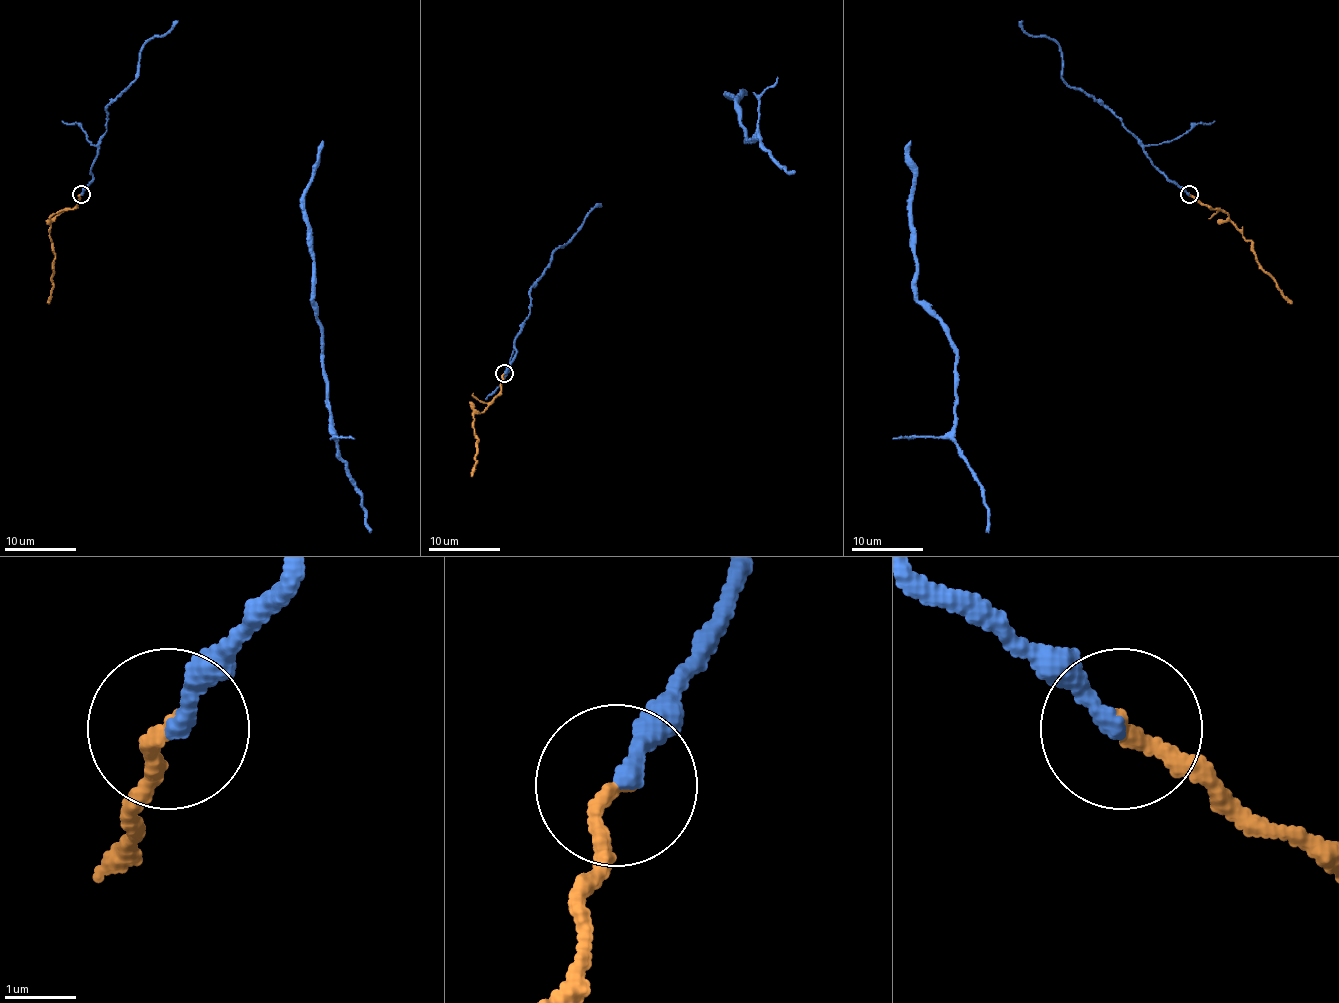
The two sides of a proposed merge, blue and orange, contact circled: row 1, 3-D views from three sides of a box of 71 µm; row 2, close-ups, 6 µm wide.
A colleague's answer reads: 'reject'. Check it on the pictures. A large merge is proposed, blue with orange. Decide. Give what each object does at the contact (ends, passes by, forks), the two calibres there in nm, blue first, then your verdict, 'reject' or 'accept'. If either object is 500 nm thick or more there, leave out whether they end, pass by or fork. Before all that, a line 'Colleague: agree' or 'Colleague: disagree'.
Colleague: disagree
blue ends there; orange ends there; 240 nm thick on the blue side, 240 nm on the other; accept

